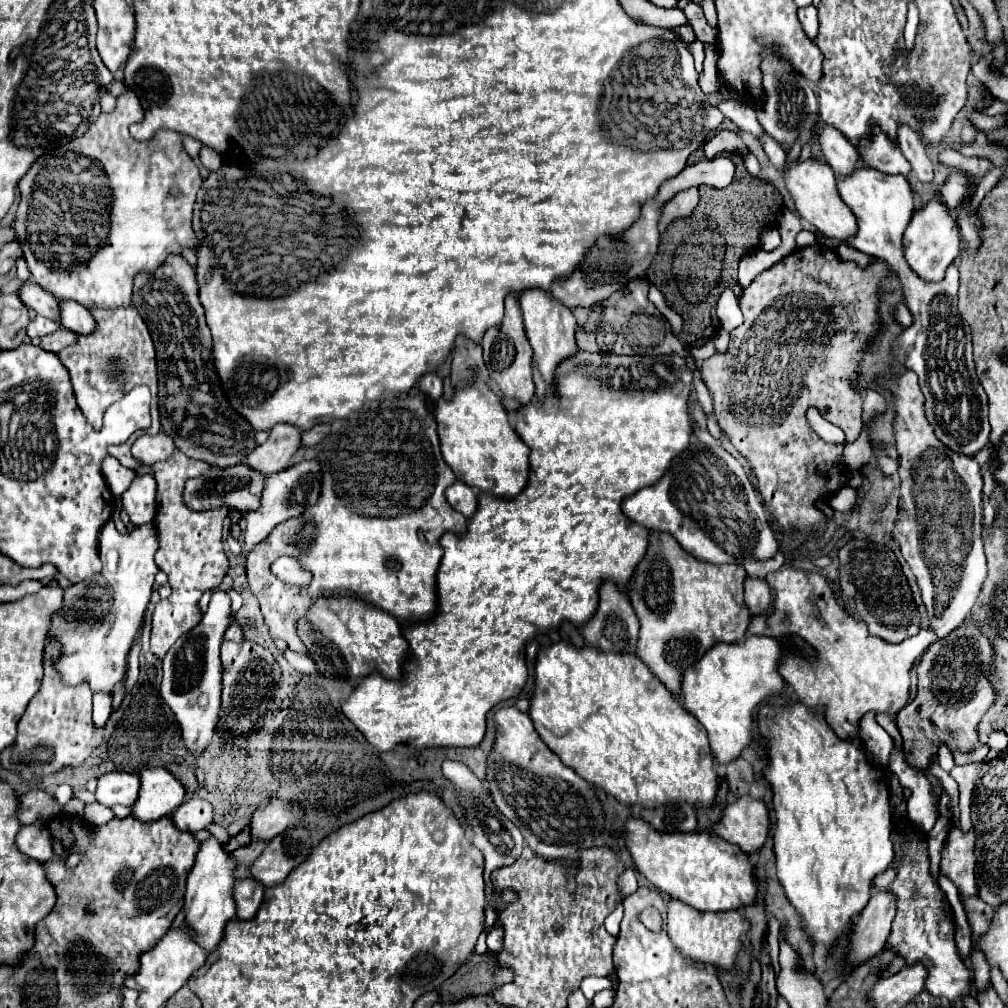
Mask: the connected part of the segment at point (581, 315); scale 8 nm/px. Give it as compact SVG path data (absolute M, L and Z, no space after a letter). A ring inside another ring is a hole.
M637 279L637 281L629 281L623 289L619 289L619 293L615 293L615 295L611 295L611 297L607 297L605 301L601 301L601 303L605 303L605 305L593 305L593 307L575 307L573 309L573 313L575 313L575 319L577 319L577 331L575 331L575 341L577 341L577 347L579 349L583 349L583 351L595 351L595 353L617 353L617 355L687 355L687 351L685 351L685 347L673 337L673 333L671 333L671 325L669 325L669 321L659 313L659 309L647 299L647 289L649 289L649 283L645 283L645 281L641 281L641 279Z

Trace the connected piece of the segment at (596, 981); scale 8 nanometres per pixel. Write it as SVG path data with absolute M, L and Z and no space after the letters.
M587 977L585 985L581 987L587 1001L591 1001L593 995L601 989L611 989L611 979L607 979L607 977Z

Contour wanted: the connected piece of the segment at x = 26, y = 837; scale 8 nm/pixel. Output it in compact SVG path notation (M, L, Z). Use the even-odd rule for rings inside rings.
M31 823L31 825L23 825L15 837L15 845L19 847L19 851L35 861L47 861L49 857L53 857L51 851L51 841L49 841L49 829L43 823Z

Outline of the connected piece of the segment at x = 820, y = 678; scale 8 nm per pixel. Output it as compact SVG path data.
M781 565L777 571L771 571L767 575L769 589L773 593L773 601L767 613L755 615L749 623L749 633L755 635L767 635L773 639L779 639L781 643L787 643L793 635L801 637L805 643L809 643L815 649L815 657L807 659L795 649L785 649L781 657L778 671L781 677L793 685L799 701L803 701L809 707L825 707L825 719L831 725L831 729L841 739L851 739L859 733L859 719L867 711L875 713L899 713L905 703L909 701L909 669L913 665L913 659L919 657L933 641L933 631L923 629L911 639L905 639L903 643L887 643L881 637L873 637L867 631L867 625L863 619L851 617L835 599L833 589L829 587L827 579L819 573L809 573L791 565Z

